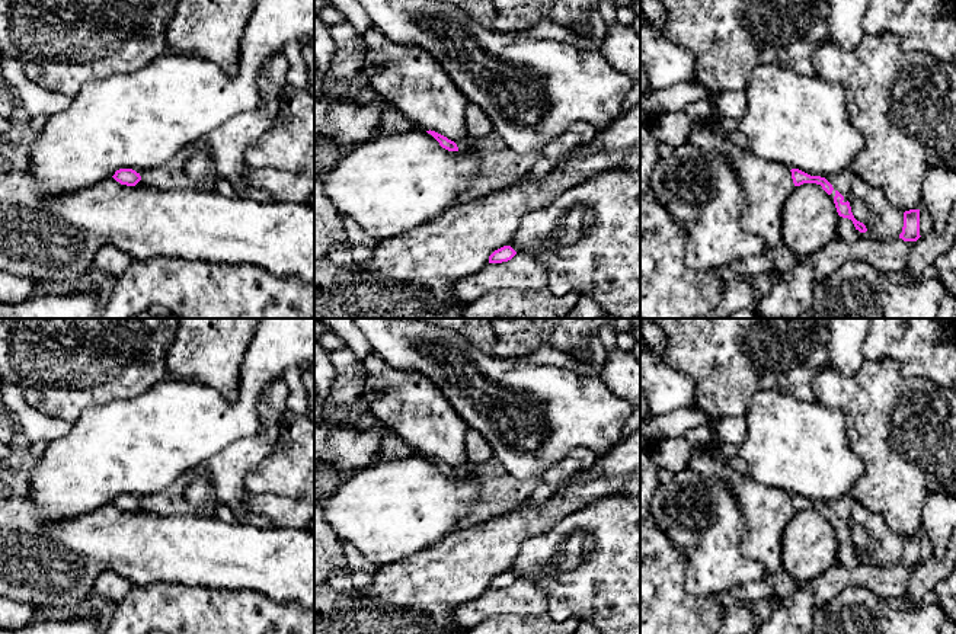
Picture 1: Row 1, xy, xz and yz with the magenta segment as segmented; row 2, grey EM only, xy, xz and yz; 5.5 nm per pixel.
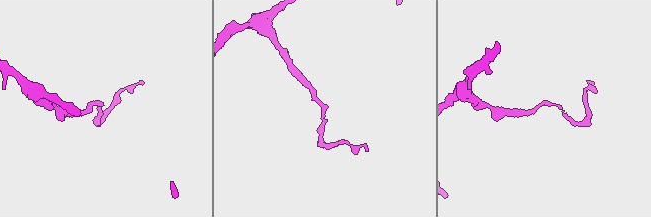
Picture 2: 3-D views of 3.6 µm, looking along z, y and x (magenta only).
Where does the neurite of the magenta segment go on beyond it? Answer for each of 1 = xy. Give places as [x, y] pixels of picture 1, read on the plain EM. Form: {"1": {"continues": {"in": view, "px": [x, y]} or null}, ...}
{"1": {"continues": null}}

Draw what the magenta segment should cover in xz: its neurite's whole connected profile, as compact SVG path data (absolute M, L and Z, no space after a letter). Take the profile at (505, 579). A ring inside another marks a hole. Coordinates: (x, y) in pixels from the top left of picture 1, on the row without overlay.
M503 571L489 582L489 589L502 589L511 586L517 577L511 571Z

